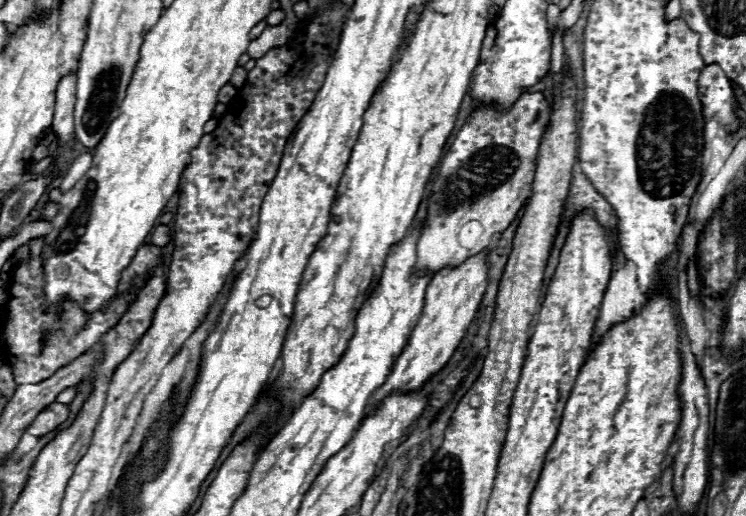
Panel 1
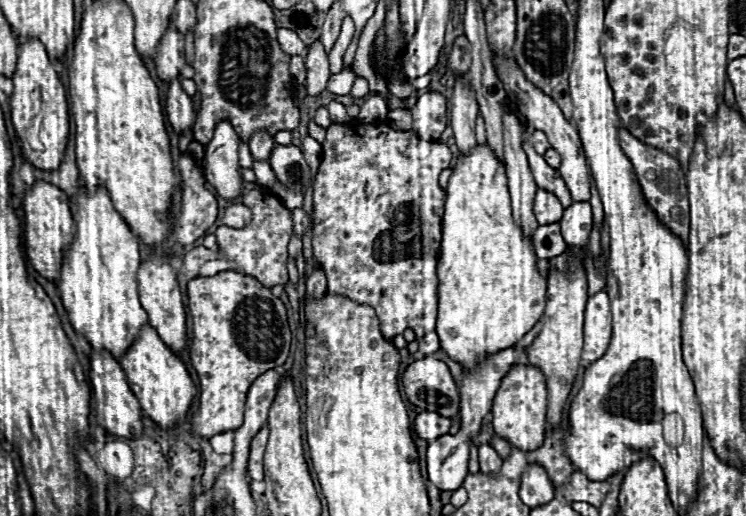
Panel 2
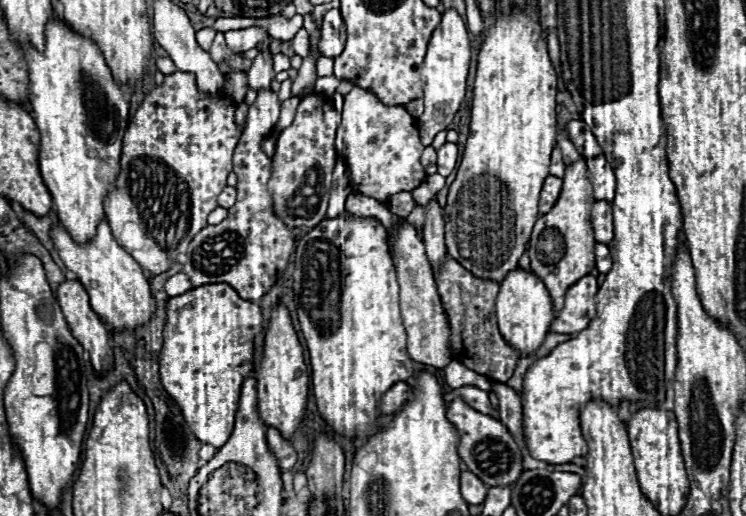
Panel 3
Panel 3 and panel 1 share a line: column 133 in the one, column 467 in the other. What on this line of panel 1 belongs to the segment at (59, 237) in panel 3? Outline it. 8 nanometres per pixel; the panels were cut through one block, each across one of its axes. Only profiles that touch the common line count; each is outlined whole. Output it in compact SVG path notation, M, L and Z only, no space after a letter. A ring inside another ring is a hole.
M482 250L480 254L466 258L460 266L456 268L444 268L434 274L434 278L428 284L426 290L426 300L424 300L424 310L422 316L404 346L402 354L398 356L392 374L388 380L372 394L372 400L366 408L366 414L374 410L384 396L388 396L392 390L398 392L408 392L420 388L432 374L436 374L440 368L446 366L446 362L452 358L454 350L458 348L460 340L466 336L468 326L474 320L474 314L484 298L488 286L488 250Z

